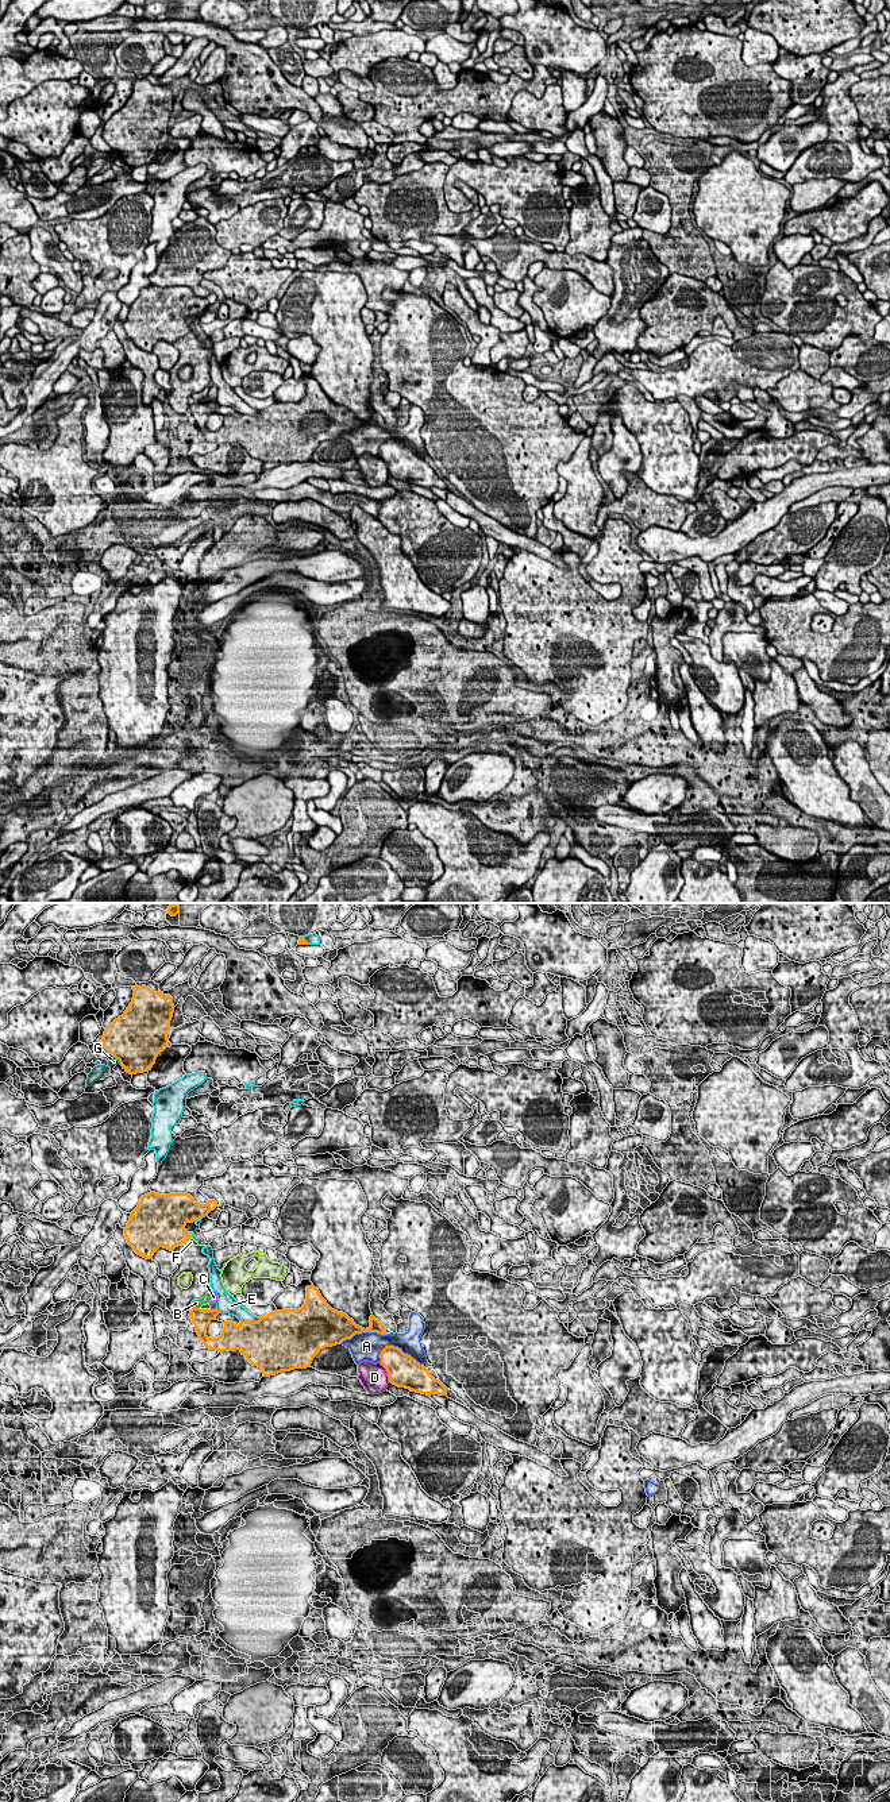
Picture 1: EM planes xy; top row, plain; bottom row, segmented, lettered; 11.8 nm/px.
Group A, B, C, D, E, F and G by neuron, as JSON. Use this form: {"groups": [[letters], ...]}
{"groups": [["A"], ["B", "F"], ["C"], ["D"], ["E"], ["G"]]}

